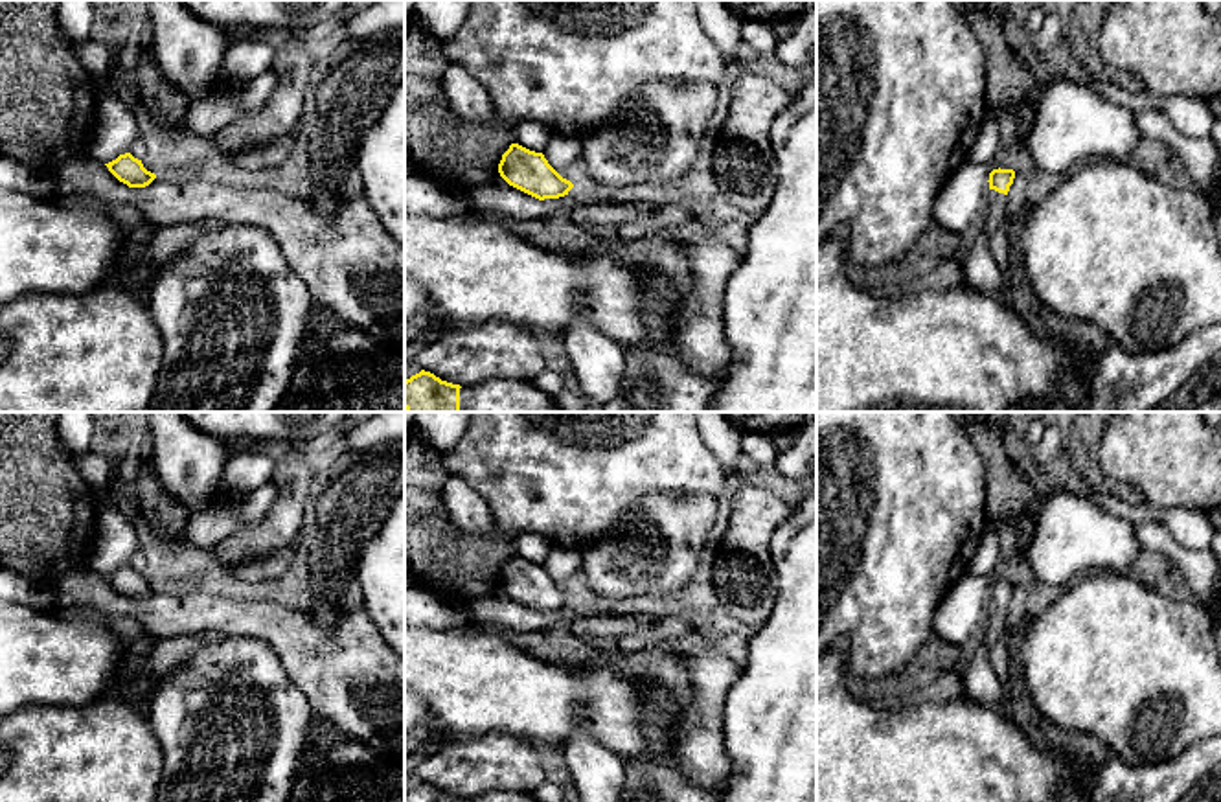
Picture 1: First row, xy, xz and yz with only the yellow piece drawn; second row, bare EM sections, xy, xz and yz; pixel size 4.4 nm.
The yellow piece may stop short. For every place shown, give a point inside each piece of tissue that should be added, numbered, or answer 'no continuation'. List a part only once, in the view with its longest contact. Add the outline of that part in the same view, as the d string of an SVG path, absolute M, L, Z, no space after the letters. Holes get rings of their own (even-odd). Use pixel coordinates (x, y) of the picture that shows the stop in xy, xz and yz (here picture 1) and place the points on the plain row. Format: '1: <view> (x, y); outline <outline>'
1: yz (979, 681); outline M987 602L987 627L984 631L984 642L980 644L978 651L964 671L962 695L980 705L997 706L1008 712L1004 701L1004 686L997 679L989 662L991 647L1006 636L1006 613L1008 607Z

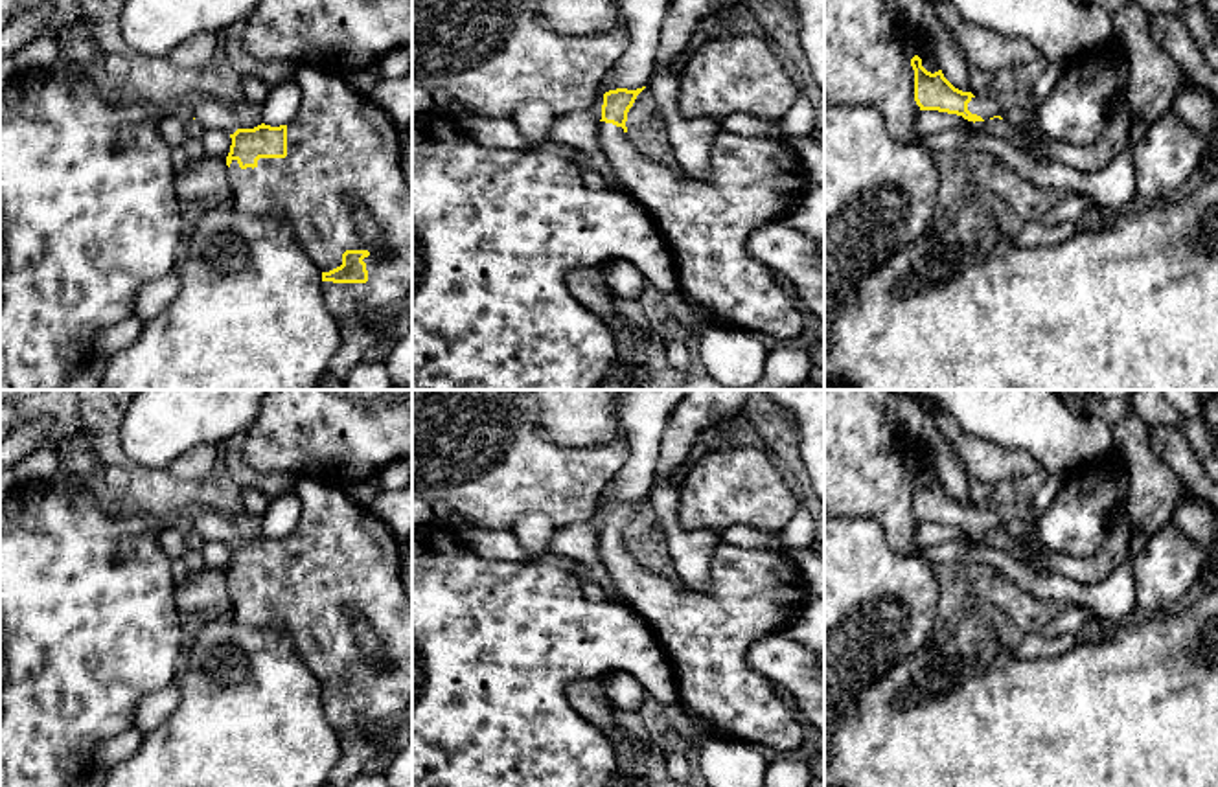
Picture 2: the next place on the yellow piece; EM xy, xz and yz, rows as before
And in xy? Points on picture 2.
1: xy (343, 561); outline M311 476L302 487L305 504L298 526L287 537L287 568L259 570L254 581L241 581L232 572L230 616L243 625L285 631L320 684L340 679L346 662L368 662L353 633L353 618L364 618L383 642L392 667L379 671L370 664L362 671L366 695L322 693L322 710L339 734L359 723L392 726L412 702L412 601L403 588L399 541L385 520L350 500L339 484Z

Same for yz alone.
1: yz (987, 519); outline M971 509L971 513L968 515L968 522L971 526L981 528L984 533L990 533L994 528L1001 528L1003 530L1003 520L1006 519L1006 511L1003 509Z

